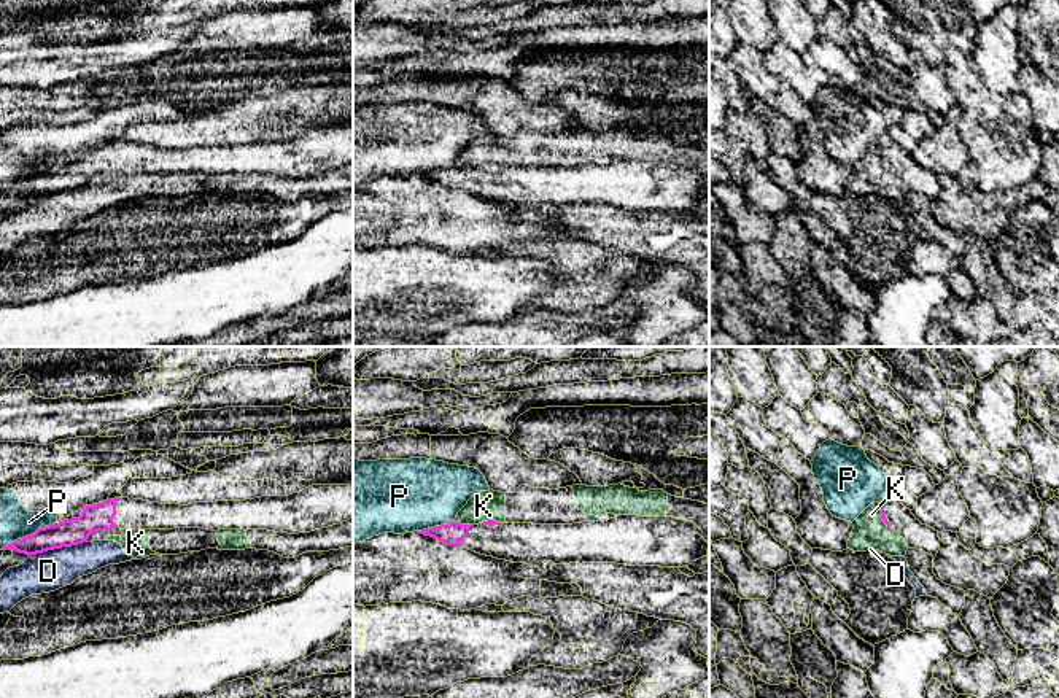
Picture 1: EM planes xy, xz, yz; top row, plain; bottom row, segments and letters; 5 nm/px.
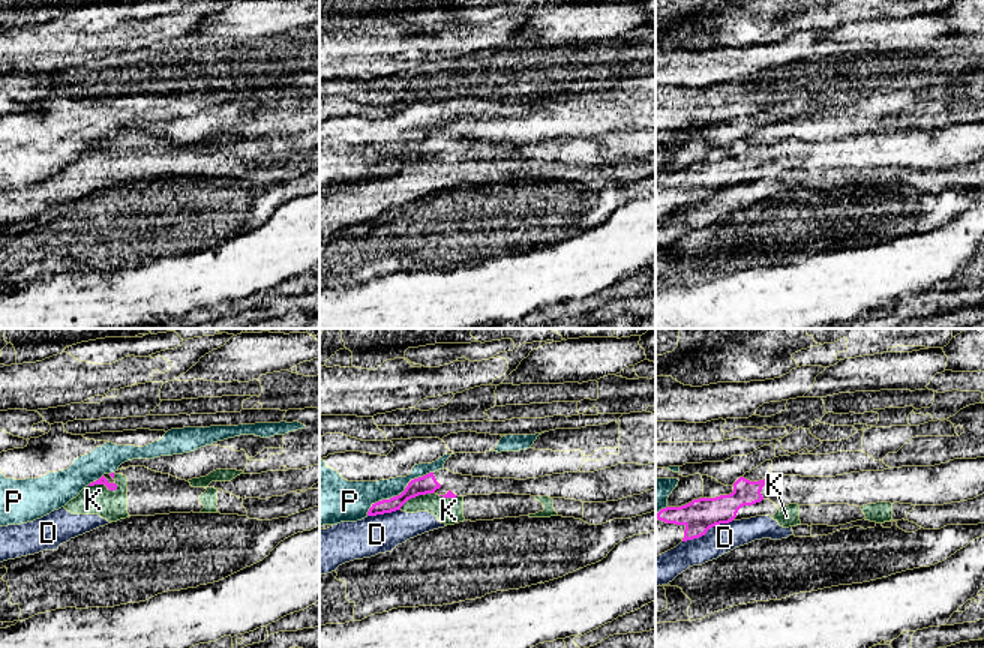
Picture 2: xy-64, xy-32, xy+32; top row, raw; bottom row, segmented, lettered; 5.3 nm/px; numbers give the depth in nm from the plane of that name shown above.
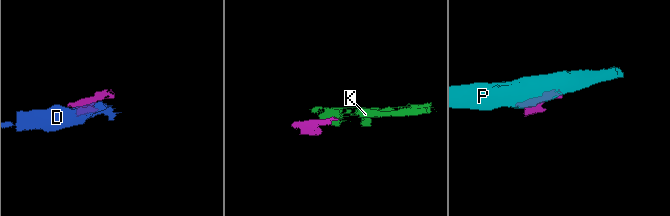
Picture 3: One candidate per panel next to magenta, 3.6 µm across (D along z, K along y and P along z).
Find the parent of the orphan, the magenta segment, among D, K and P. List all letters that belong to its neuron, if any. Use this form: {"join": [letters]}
{"join": []}

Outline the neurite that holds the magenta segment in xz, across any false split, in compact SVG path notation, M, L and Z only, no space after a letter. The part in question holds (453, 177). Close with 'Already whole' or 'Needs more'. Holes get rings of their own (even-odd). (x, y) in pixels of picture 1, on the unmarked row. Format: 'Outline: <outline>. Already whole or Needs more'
Outline: M617 159L607 165L572 169L452 165L420 175L447 189L539 210L544 205L615 207L625 210L682 211L708 200L709 188L693 165L673 161Z. Needs more

